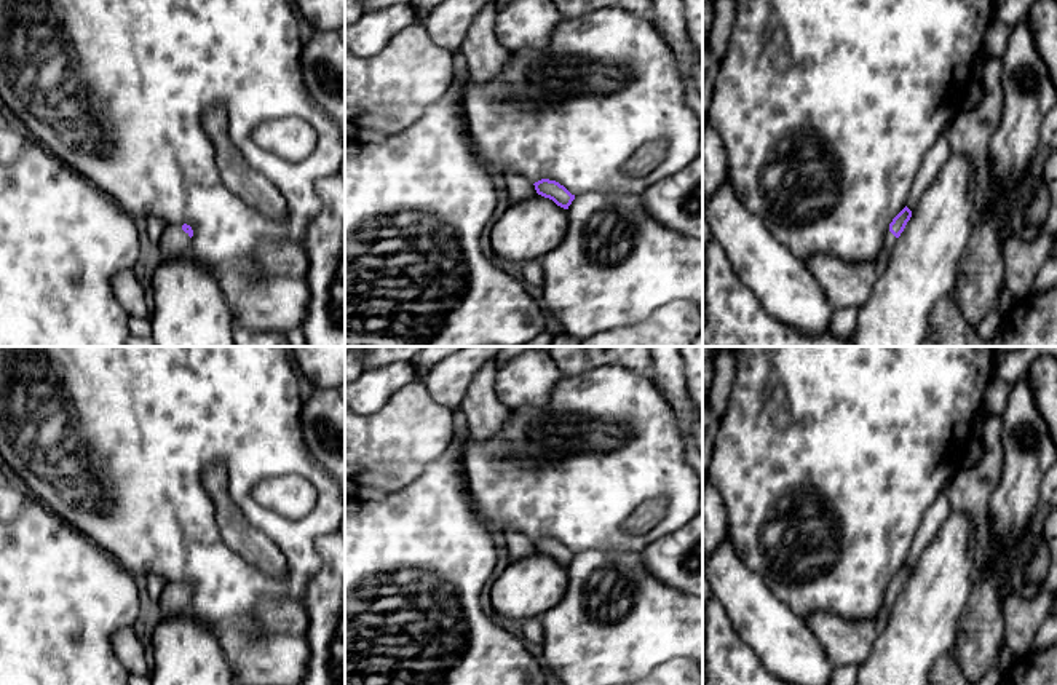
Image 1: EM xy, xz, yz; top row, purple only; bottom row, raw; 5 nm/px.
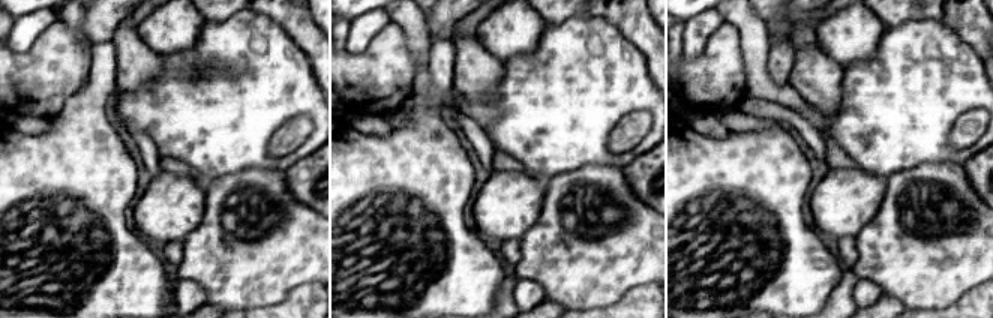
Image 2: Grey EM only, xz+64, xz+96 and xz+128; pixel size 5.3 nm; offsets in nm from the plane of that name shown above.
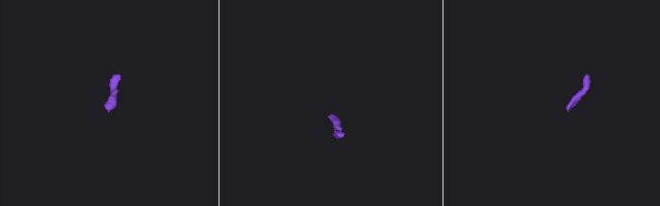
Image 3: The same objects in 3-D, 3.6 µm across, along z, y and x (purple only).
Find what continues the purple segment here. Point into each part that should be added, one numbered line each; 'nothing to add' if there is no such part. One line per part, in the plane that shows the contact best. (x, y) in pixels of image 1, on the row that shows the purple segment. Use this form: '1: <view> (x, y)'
1: xy (174, 241)

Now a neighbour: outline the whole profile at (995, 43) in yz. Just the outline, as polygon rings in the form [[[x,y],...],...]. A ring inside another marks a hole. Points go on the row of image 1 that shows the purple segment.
[[[993,18],[984,38],[982,53],[985,53],[987,57],[1003,59],[1011,34],[1011,26],[1004,24],[998,18]]]

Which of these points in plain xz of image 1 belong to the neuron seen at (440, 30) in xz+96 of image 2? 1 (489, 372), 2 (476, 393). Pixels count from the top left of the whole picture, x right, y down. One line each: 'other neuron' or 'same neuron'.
1: other neuron
2: other neuron

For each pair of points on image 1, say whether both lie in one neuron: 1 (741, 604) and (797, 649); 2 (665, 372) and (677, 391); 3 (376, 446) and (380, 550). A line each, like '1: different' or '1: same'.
1: same
2: same
3: different

